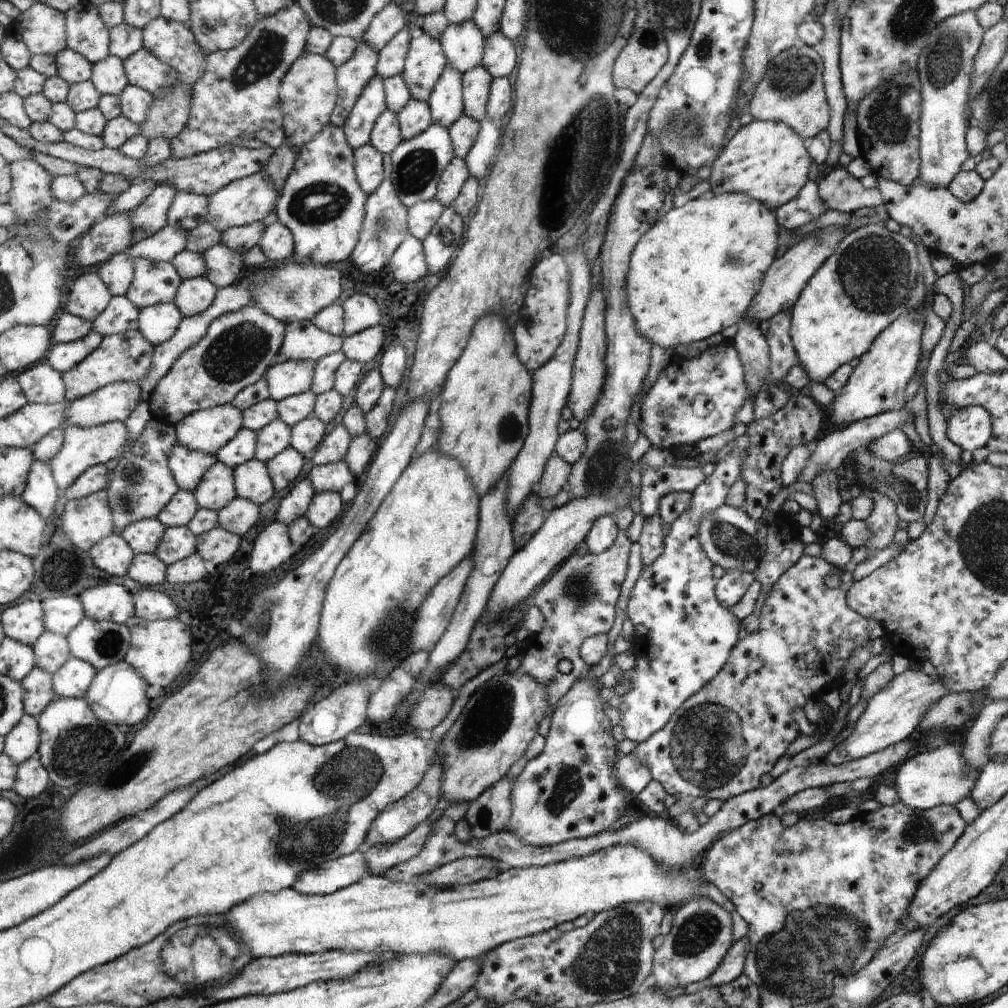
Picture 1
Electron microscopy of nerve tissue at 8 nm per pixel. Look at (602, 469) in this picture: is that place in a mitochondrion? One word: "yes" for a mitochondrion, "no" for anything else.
yes

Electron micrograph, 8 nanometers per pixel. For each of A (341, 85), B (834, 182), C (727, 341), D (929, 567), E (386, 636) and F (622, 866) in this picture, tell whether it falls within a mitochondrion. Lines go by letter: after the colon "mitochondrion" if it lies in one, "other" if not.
A: other
B: other
C: other
D: other
E: mitochondrion
F: other

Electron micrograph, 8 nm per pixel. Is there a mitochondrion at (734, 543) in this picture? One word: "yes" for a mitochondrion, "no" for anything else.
yes

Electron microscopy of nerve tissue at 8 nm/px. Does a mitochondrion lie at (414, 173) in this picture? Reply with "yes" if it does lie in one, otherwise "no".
yes

